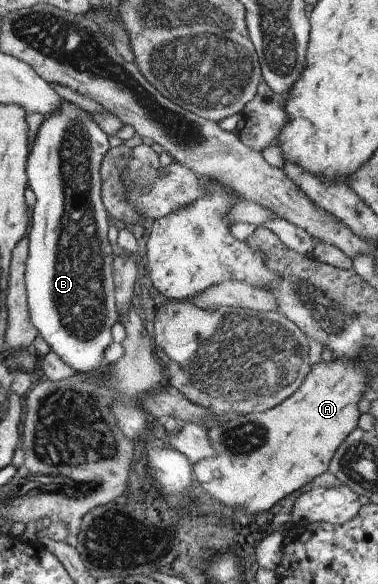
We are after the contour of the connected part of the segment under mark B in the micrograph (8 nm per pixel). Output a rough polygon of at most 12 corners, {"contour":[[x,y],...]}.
{"contour":[[65,99],[25,163],[29,321],[100,376],[117,322],[109,144]]}

